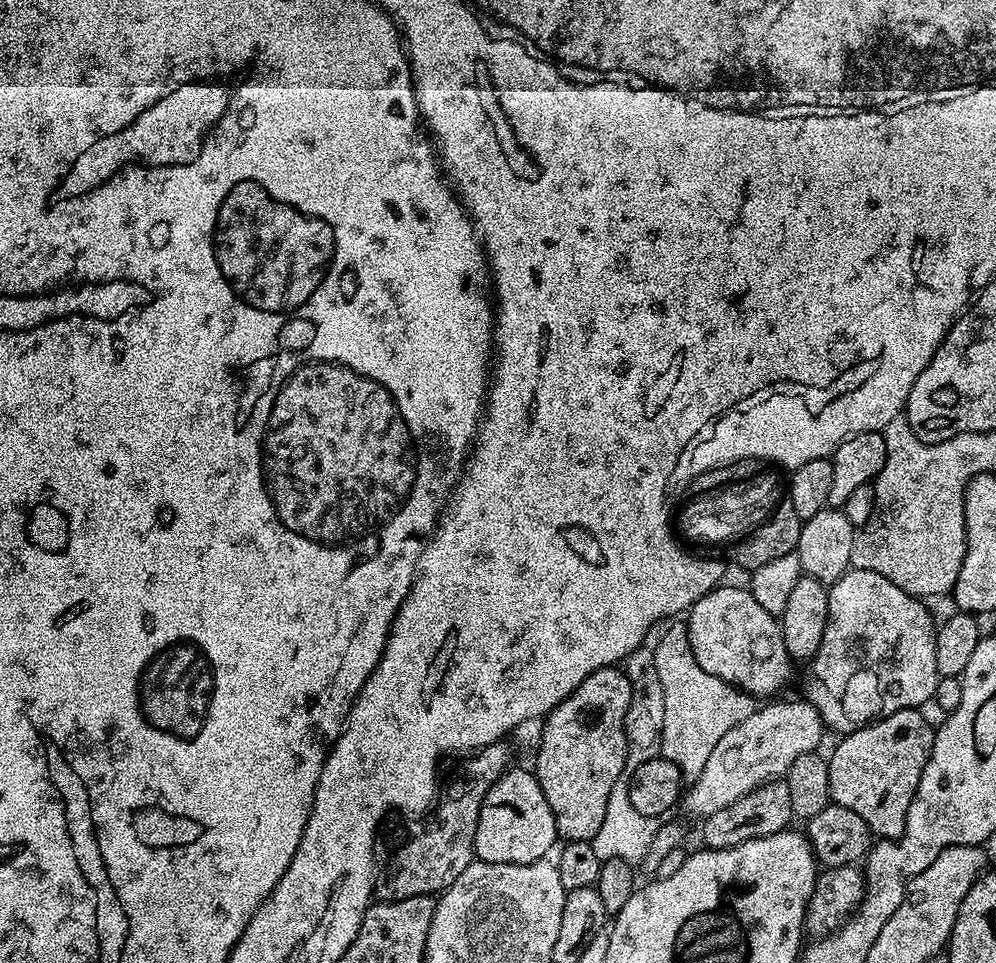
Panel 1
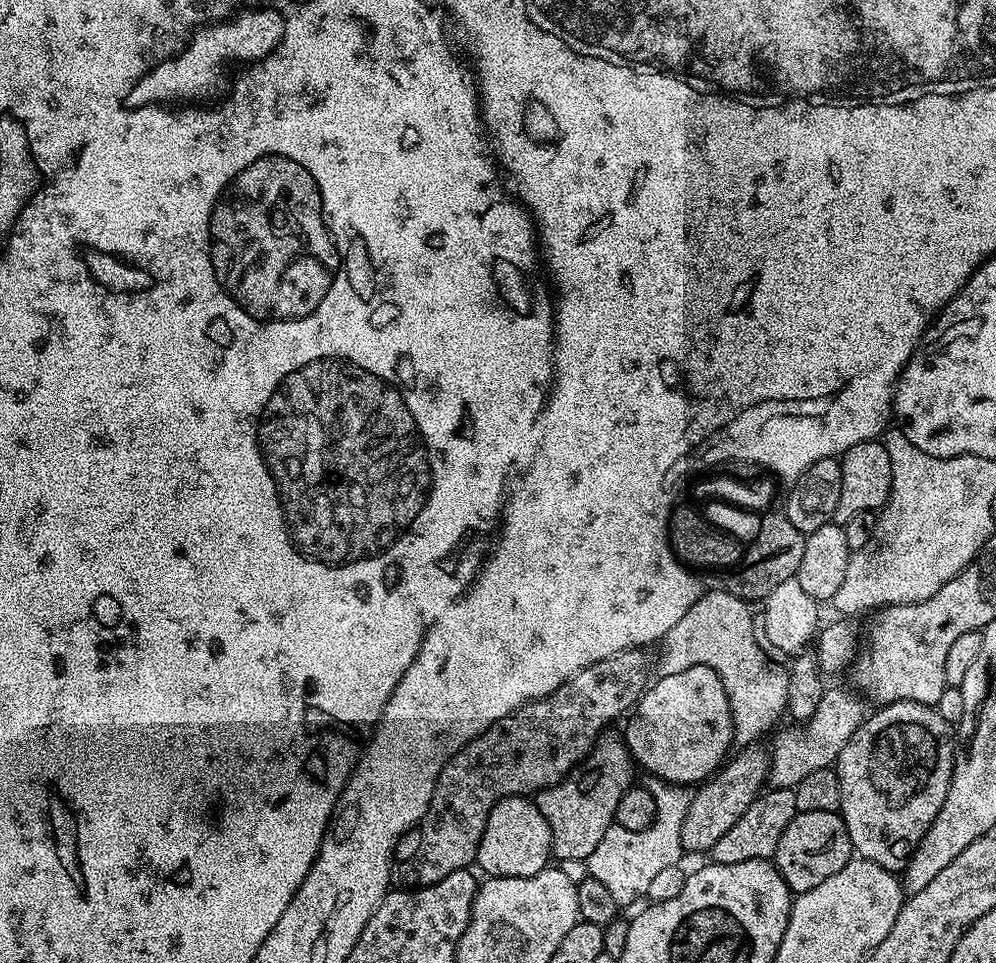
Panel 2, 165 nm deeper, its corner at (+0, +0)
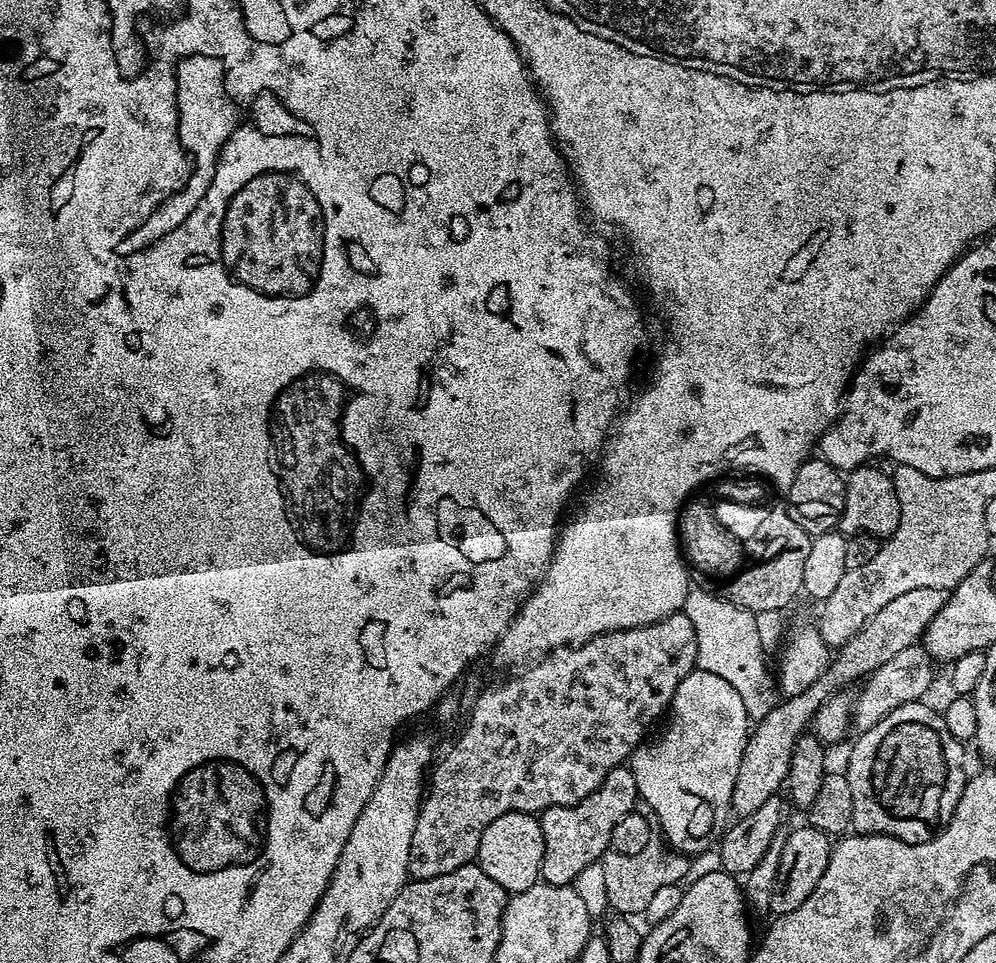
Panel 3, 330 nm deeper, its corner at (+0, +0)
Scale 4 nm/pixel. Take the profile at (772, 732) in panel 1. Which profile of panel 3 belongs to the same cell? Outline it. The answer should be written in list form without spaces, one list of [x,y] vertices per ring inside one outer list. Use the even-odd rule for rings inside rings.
[[[919,643],[910,645],[906,650],[894,654],[890,662],[882,662],[878,670],[874,670],[871,676],[867,677],[864,689],[855,693],[852,705],[852,728],[857,733],[870,730],[886,714],[898,710],[903,704],[915,704],[925,699],[924,695],[932,688],[932,667],[934,661],[928,651]]]

